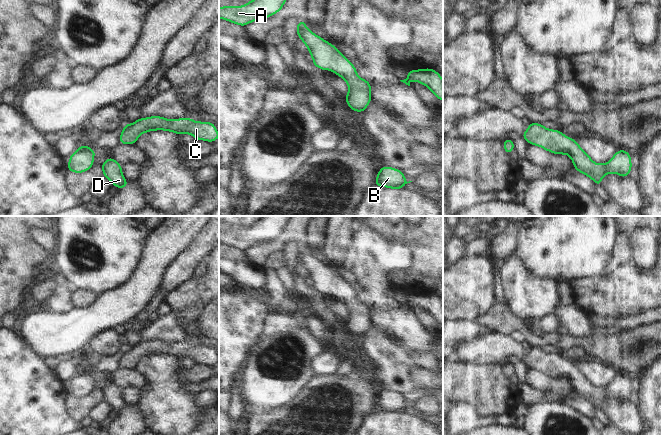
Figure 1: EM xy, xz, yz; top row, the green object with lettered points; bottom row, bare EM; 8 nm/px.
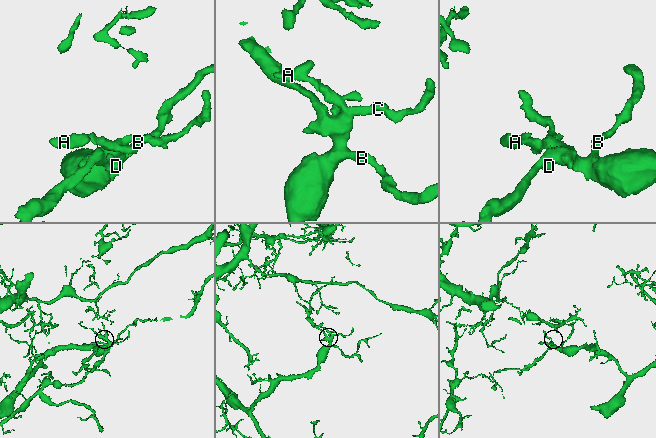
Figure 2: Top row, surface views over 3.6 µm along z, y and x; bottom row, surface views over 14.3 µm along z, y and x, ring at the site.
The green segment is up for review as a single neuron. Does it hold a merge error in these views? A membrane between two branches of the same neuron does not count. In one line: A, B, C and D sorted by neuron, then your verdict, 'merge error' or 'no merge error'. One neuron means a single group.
A B C D | no merge error

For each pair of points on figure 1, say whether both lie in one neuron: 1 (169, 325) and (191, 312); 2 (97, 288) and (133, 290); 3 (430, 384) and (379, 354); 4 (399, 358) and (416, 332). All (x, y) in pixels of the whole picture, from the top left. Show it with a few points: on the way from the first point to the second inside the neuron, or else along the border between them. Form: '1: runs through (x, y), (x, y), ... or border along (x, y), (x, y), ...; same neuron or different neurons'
1: runs through (174, 323), (186, 316); same neuron
2: border along (131, 274), (120, 285), (96, 296); different neurons
3: runs through (417, 371), (402, 370), (392, 360); same neuron
4: border along (386, 333), (394, 335), (411, 350), (428, 354); different neurons

